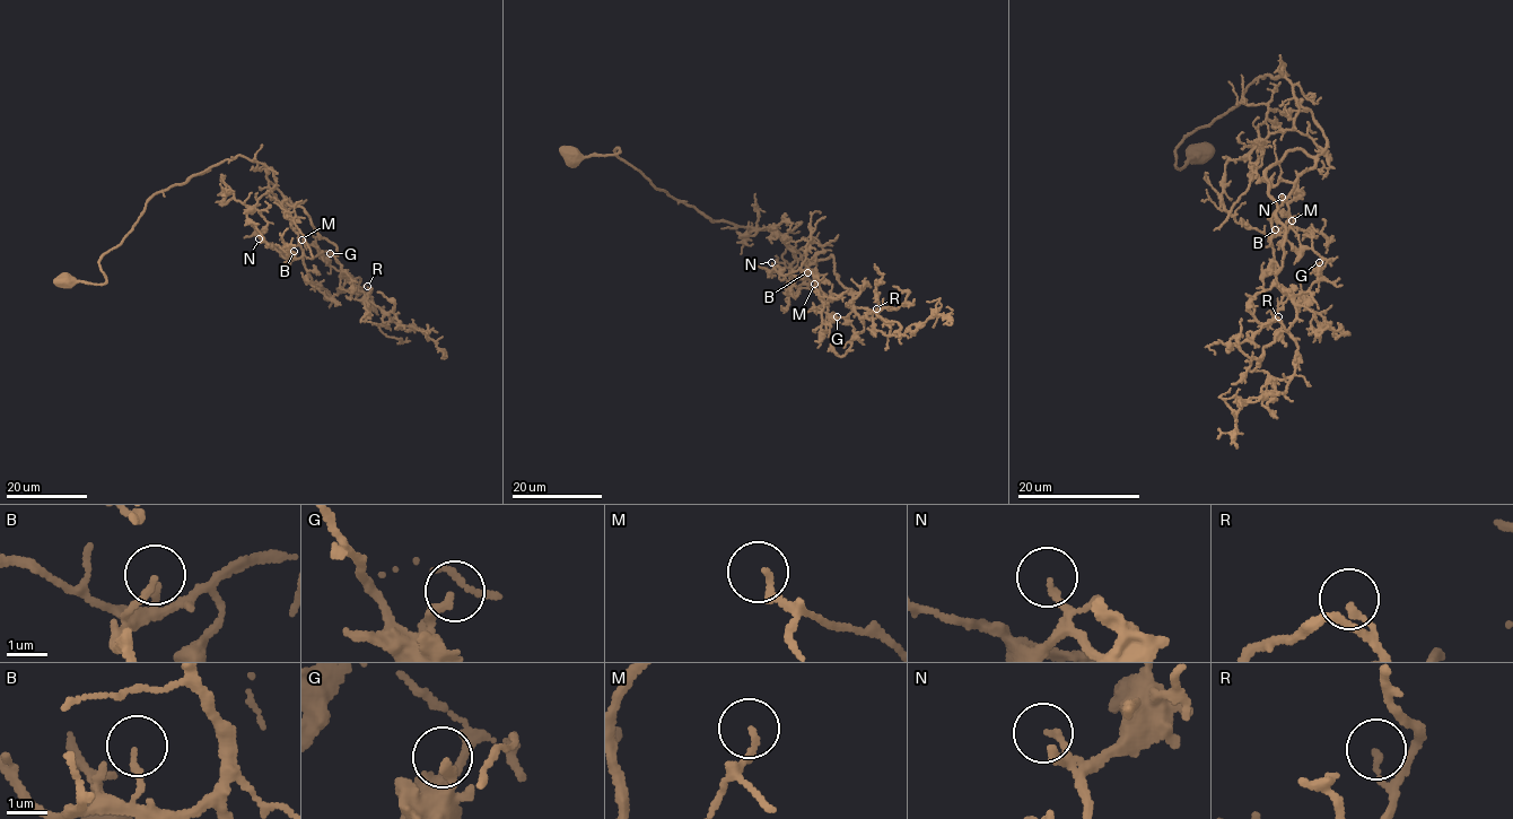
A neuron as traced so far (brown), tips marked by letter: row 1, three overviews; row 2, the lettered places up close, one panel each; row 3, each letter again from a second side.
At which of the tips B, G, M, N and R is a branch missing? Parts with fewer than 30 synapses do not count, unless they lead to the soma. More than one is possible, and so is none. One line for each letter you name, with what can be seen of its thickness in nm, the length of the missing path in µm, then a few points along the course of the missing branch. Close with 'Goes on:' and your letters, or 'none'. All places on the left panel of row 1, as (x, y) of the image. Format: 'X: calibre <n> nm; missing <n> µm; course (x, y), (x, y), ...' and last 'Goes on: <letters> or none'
Goes on: none

